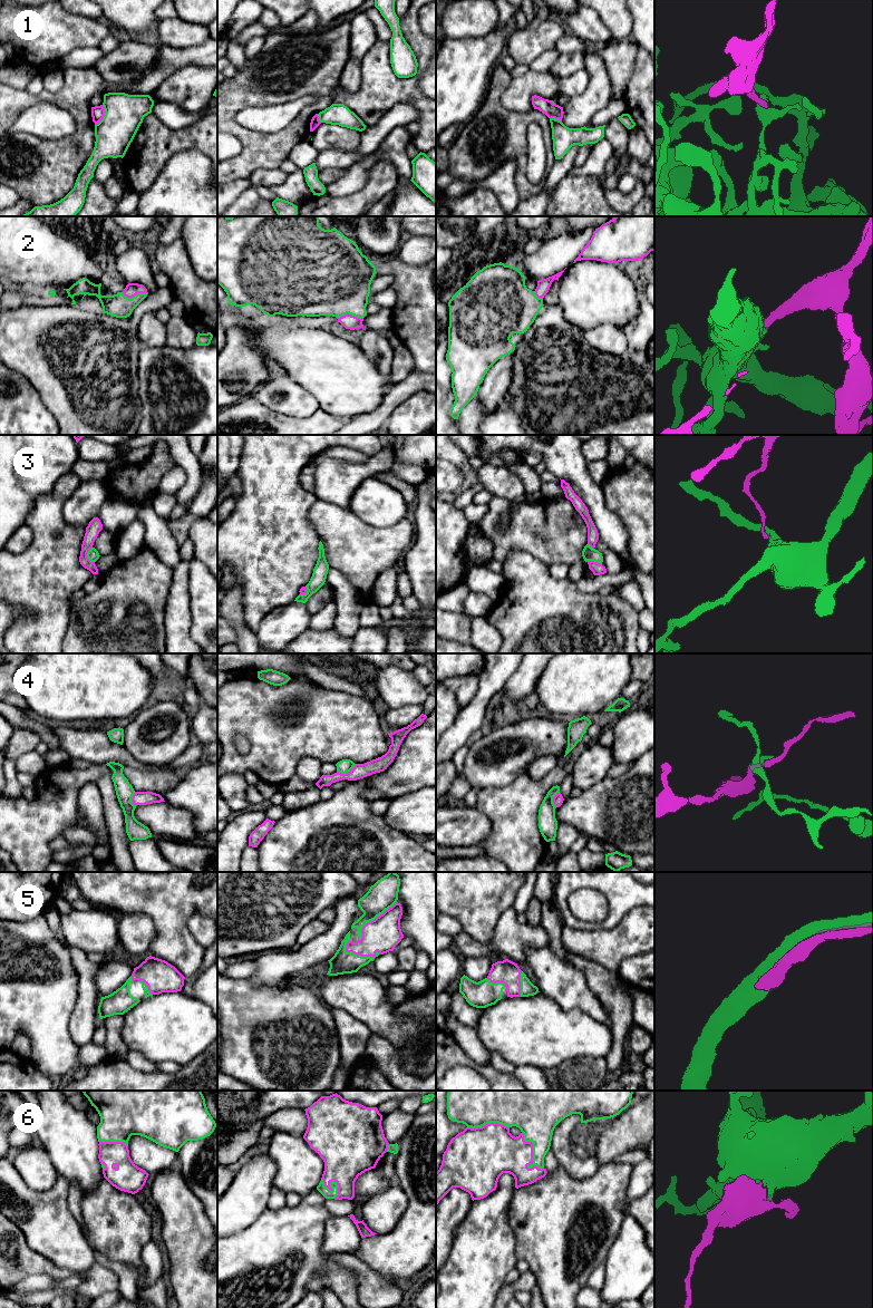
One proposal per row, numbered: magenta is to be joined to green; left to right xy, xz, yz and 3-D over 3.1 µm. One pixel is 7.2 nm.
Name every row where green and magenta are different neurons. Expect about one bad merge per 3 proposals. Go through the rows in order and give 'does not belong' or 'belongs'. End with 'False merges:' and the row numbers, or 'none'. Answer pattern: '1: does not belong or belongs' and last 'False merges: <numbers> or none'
1: does not belong
2: belongs
3: does not belong
4: does not belong
5: belongs
6: belongs
False merges: 1, 3, 4

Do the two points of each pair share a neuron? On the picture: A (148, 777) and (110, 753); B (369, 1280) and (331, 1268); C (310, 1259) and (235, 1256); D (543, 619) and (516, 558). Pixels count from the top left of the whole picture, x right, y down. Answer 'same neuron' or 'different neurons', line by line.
A: different neurons
B: different neurons
C: same neuron
D: same neuron

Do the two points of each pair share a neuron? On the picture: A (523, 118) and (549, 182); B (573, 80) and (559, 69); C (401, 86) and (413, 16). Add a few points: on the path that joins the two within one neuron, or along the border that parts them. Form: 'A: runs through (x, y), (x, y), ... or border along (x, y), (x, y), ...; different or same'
A: border along (555, 160), (545, 177); different
B: border along (584, 68), (571, 71), (561, 78); different
C: runs through (419, 73), (422, 67), (422, 45), (413, 35); same

